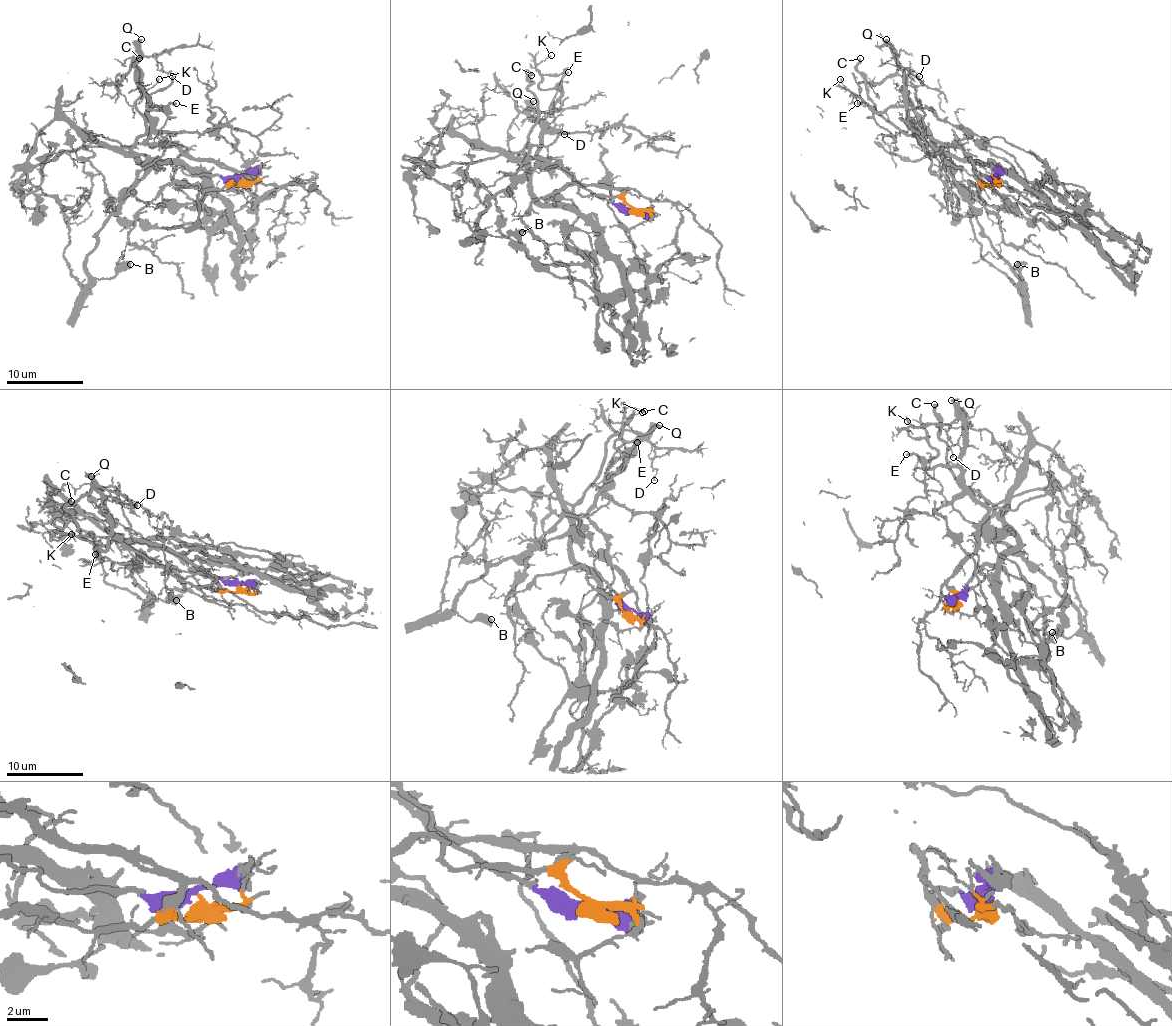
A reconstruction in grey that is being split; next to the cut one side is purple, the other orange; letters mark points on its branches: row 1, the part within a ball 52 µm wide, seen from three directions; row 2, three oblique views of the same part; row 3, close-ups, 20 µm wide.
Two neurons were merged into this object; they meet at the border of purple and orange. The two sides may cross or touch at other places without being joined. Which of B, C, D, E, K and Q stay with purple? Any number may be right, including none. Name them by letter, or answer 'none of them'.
B, C

